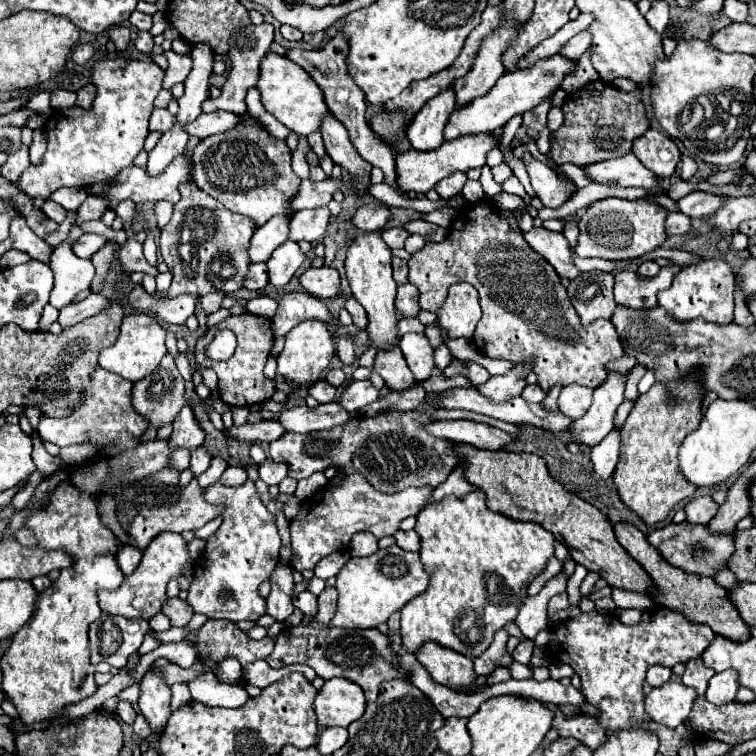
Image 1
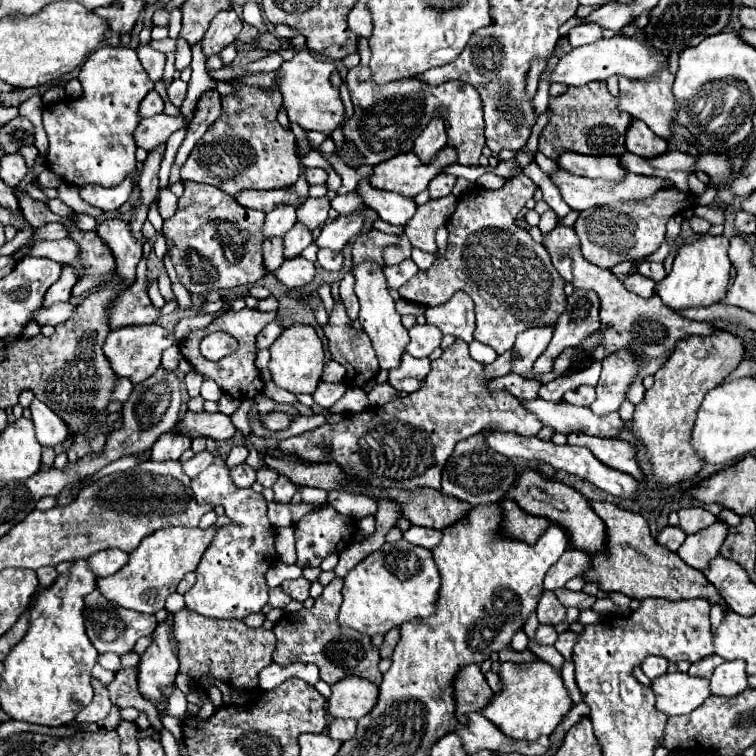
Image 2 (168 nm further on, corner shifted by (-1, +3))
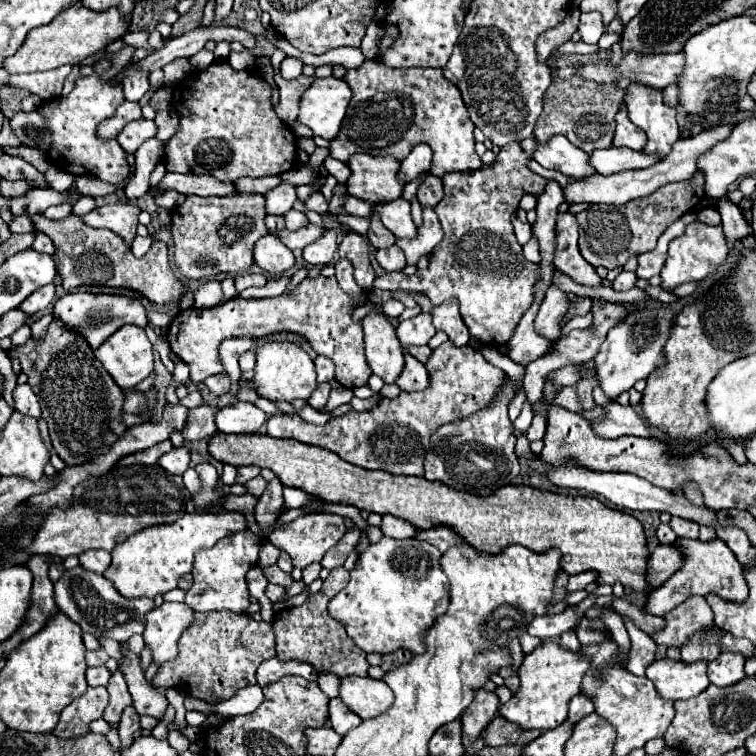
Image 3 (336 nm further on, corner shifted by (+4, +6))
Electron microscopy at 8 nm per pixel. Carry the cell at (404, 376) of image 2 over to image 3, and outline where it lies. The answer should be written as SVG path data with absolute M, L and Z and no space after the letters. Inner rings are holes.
M405 354L405 368L395 384L405 392L425 390L429 386L429 372L417 358L413 358L411 354Z

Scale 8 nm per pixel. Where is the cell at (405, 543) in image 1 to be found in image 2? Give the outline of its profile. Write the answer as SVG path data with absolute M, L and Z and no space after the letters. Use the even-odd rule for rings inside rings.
M412 525L408 531L404 531L404 539L408 543L414 543L414 545L420 545L420 547L426 547L426 549L432 549L432 547L436 547L440 543L442 533L438 529L428 529L428 527Z

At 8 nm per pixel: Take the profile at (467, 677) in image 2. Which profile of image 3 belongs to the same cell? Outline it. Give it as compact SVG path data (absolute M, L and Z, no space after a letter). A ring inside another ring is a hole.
M487 690L475 692L475 700L461 716L465 748L469 748L483 734L483 728L487 728L487 724L495 718L497 708L499 708L499 698L495 696L495 692L487 692Z

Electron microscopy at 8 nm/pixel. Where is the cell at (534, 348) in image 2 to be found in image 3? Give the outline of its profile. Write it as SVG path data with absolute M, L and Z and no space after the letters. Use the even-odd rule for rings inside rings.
M551 284L551 288L547 288L547 294L543 298L541 310L535 318L535 330L541 336L549 338L551 342L559 340L561 336L559 320L567 314L567 310L569 310L569 298L555 284Z

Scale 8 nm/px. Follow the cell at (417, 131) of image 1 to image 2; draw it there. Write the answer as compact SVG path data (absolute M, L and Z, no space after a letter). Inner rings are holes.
M436 117L416 137L416 141L414 141L414 153L424 163L428 163L428 161L434 159L432 155L436 155L444 145L446 145L446 125L444 125L444 121L440 117Z

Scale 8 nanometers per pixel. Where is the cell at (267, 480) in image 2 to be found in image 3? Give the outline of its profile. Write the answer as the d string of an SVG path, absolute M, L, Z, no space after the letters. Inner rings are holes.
M255 476L255 478L247 480L247 484L245 484L247 492L249 492L251 496L255 496L255 498L259 498L259 496L263 494L265 486L267 486L267 482L265 482L265 478L263 478L263 476Z

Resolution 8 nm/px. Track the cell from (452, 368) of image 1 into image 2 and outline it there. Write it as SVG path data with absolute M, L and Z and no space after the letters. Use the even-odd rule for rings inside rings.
M456 339L448 349L444 349L442 357L432 363L432 371L426 375L422 387L406 397L400 397L400 401L392 401L384 407L370 407L368 411L346 415L344 421L330 425L324 423L312 431L306 431L302 435L282 439L278 441L272 455L276 459L284 455L292 455L298 461L306 463L332 463L336 461L348 475L356 477L358 481L374 487L374 489L404 489L404 491L422 491L422 489L434 489L440 491L442 483L442 471L444 463L452 455L456 443L482 433L482 431L512 431L520 435L536 435L542 429L542 423L536 419L536 415L524 411L518 399L506 391L488 391L484 383L488 377L484 375L484 365L474 361L468 353L468 343Z

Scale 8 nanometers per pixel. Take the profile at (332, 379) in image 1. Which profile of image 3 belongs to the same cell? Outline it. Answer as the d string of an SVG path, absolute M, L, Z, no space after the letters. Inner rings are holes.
M317 356L315 368L317 368L317 382L331 382L333 380L333 362L329 358Z

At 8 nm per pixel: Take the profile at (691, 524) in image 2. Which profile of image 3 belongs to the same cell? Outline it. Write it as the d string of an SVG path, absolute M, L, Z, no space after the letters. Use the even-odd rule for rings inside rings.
M671 518L669 526L681 538L697 538L699 536L699 526L695 522L689 522L689 520L683 520L683 518Z

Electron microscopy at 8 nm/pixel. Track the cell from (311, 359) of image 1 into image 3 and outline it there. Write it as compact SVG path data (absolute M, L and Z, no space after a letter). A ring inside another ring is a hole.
M267 342L257 350L257 364L253 368L253 384L255 392L261 398L267 398L271 402L293 402L297 398L307 400L317 386L315 382L315 366L309 354L293 344L293 342Z

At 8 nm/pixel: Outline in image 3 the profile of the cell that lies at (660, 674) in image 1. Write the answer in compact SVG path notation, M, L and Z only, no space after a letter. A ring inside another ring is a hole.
M623 616L623 622L625 622L625 628L629 632L629 638L631 638L631 652L629 652L629 662L627 662L627 670L635 676L645 676L645 670L647 666L655 660L655 642L643 632L639 630L631 618Z

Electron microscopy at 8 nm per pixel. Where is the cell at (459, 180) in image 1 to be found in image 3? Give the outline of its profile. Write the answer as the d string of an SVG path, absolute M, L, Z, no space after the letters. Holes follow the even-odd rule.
M427 174L425 180L421 182L419 190L417 190L417 200L421 202L423 208L425 208L425 206L433 208L433 206L439 204L441 198L443 198L443 184L441 184L441 178Z

